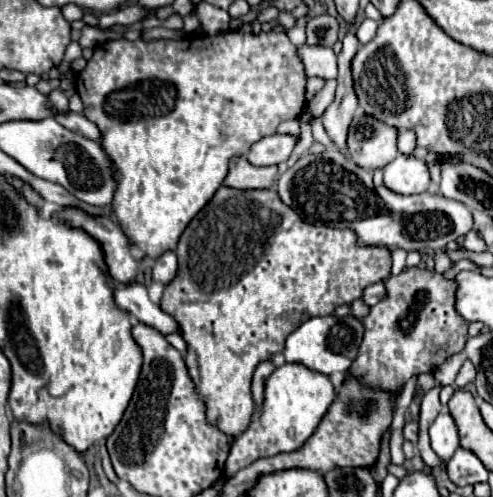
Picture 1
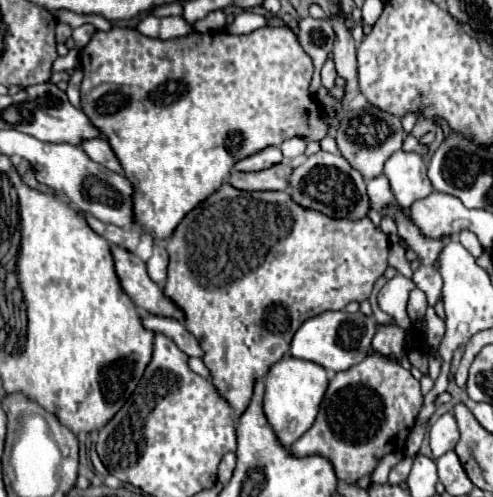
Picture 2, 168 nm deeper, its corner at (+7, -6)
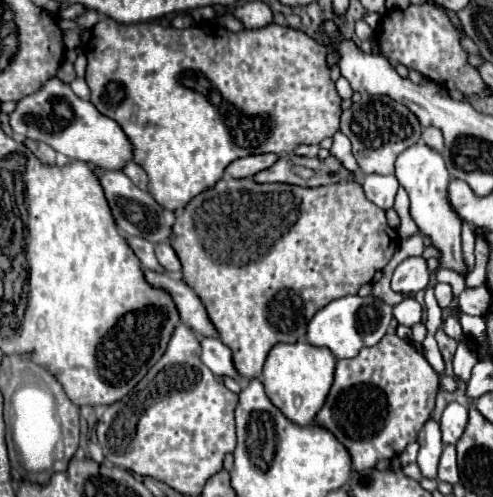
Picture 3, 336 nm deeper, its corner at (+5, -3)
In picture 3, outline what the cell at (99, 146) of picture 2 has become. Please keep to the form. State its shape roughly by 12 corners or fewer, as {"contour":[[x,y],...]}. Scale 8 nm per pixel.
{"contour":[[134,161],[124,165],[122,173],[136,187],[146,189],[148,177]]}

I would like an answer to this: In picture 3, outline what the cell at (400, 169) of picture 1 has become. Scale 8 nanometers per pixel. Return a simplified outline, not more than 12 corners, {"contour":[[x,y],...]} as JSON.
{"contour":[[422,141],[396,159],[420,233],[440,267],[466,277],[462,221],[442,155]]}

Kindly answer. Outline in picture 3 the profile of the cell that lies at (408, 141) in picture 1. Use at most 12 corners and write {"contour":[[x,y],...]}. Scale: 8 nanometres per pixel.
{"contour":[[434,127],[422,131],[422,141],[434,151],[444,147],[440,129]]}

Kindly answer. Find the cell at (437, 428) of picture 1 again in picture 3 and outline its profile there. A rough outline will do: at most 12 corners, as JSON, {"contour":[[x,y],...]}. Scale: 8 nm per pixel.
{"contour":[[450,403],[440,419],[442,443],[456,443],[468,407]]}

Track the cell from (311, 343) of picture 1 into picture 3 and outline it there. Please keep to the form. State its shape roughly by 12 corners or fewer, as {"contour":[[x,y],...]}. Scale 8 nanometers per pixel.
{"contour":[[348,295],[320,309],[306,329],[314,347],[352,359],[376,345],[392,307]]}

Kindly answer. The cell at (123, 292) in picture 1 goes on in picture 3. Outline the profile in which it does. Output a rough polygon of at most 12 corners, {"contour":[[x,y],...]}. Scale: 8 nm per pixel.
{"contour":[[200,337],[200,359],[214,375],[240,381],[230,349],[218,337]]}

